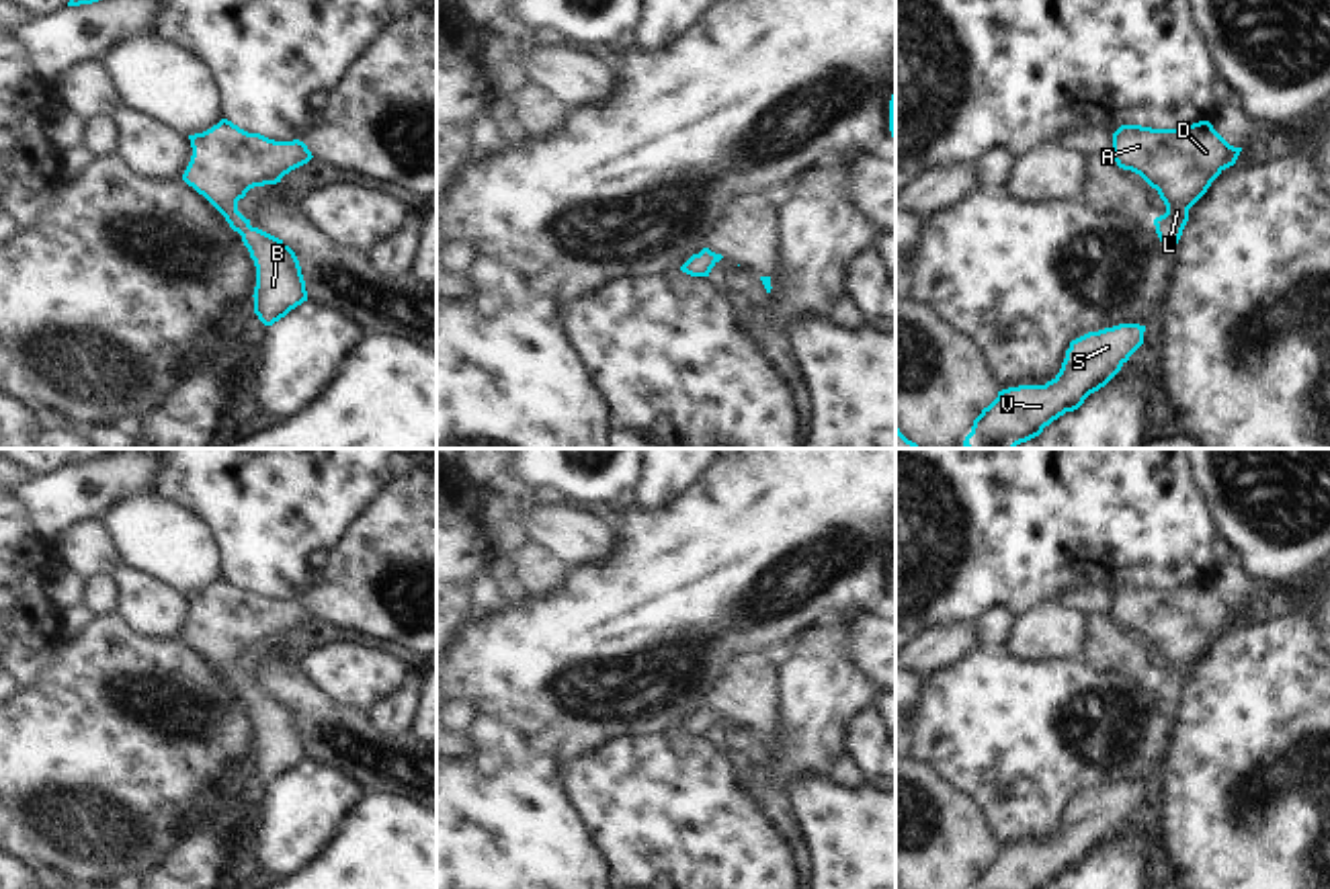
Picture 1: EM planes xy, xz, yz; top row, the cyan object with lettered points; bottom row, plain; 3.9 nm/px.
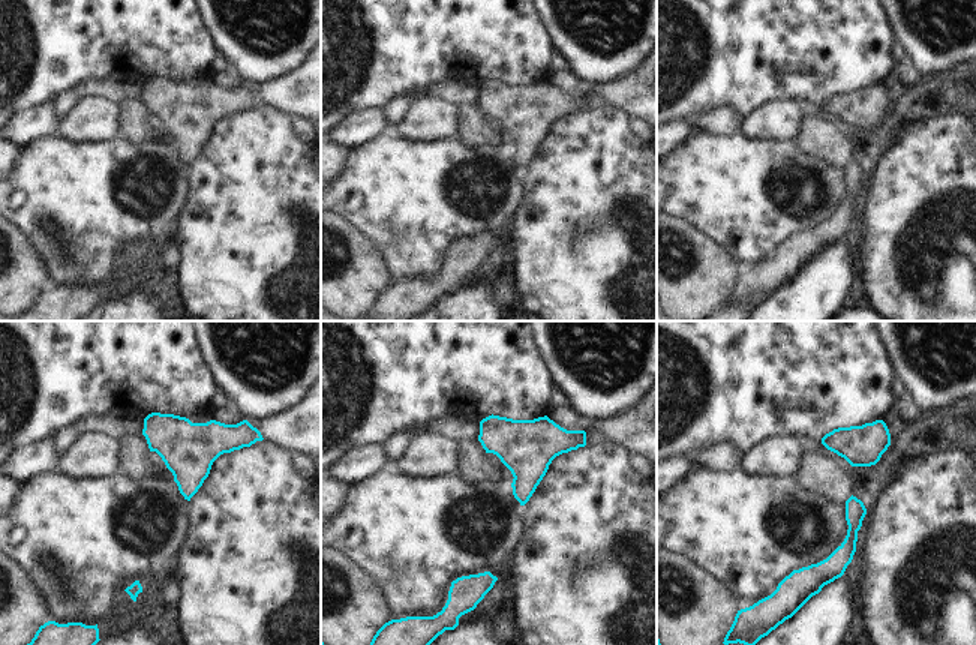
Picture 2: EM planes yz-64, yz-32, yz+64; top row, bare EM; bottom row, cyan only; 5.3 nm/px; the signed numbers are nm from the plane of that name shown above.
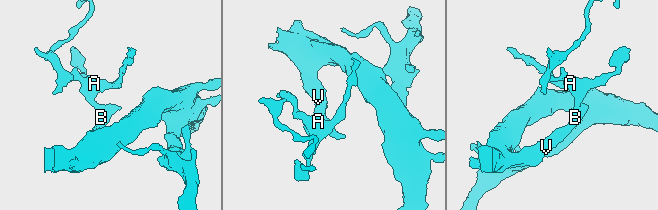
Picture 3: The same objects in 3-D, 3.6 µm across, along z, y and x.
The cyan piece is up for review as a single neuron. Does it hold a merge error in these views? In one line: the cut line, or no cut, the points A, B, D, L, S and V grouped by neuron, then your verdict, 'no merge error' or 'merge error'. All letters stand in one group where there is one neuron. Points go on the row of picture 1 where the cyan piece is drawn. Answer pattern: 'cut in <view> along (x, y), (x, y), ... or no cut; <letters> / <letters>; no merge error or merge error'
no cut; A B D L S V; no merge error

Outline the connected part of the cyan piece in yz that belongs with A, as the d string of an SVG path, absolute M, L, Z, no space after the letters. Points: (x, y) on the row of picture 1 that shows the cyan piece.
M1209 121L1178 129L1121 125L1113 133L1113 160L1158 190L1166 213L1154 219L1166 250L1174 248L1189 221L1189 209L1211 182L1236 164L1242 147L1230 145Z

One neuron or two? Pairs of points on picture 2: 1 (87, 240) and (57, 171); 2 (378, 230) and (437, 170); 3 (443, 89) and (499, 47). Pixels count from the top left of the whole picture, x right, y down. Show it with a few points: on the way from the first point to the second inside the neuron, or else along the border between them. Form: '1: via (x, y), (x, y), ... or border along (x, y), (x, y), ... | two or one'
1: via (81, 224), (81, 212), (57, 188) | one
2: via (393, 215), (423, 185) | one
3: border along (479, 86), (465, 81), (440, 81), (422, 93) | two

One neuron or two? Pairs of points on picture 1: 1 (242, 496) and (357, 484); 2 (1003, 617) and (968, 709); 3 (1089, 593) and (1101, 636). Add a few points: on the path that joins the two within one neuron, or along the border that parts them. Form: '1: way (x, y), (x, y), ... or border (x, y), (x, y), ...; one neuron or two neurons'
1: way (271, 484), (328, 484); one neuron
2: border (980, 648), (999, 650); two neurons
3: border (1111, 615), (1085, 617); two neurons

